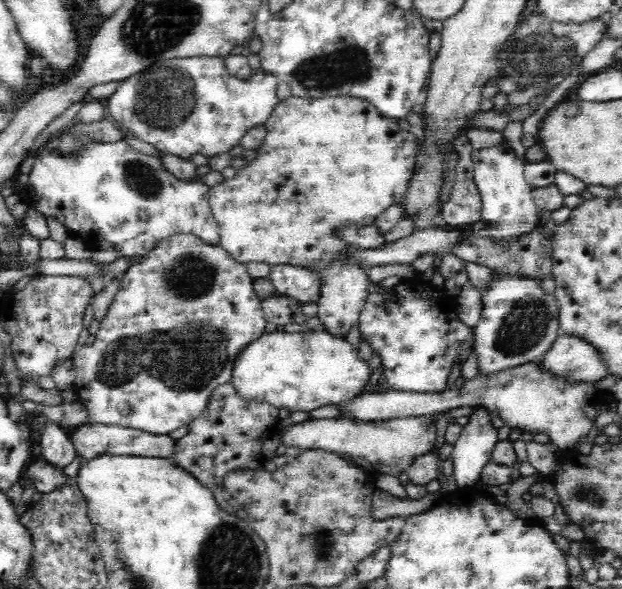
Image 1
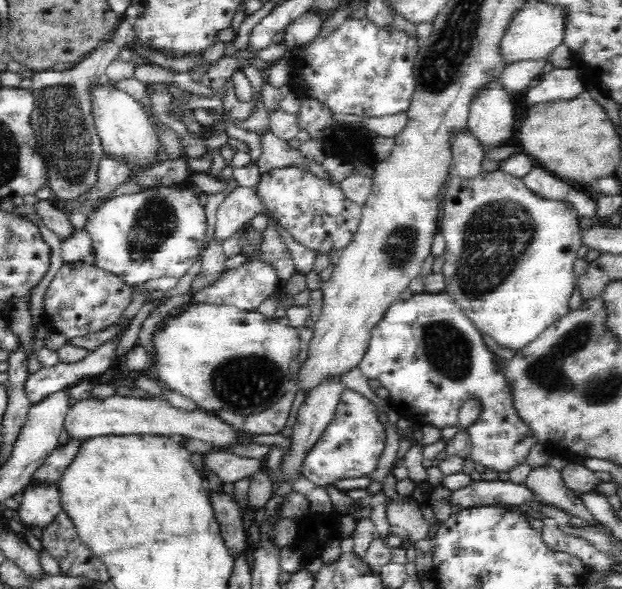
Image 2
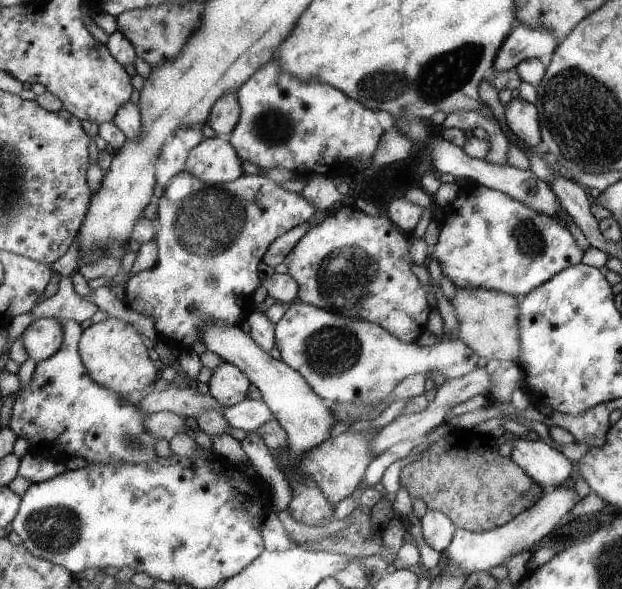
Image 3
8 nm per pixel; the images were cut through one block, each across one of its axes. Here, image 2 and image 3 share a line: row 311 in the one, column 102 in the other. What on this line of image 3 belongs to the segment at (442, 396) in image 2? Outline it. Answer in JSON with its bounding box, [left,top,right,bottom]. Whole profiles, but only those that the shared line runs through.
[8,318,157,464]

